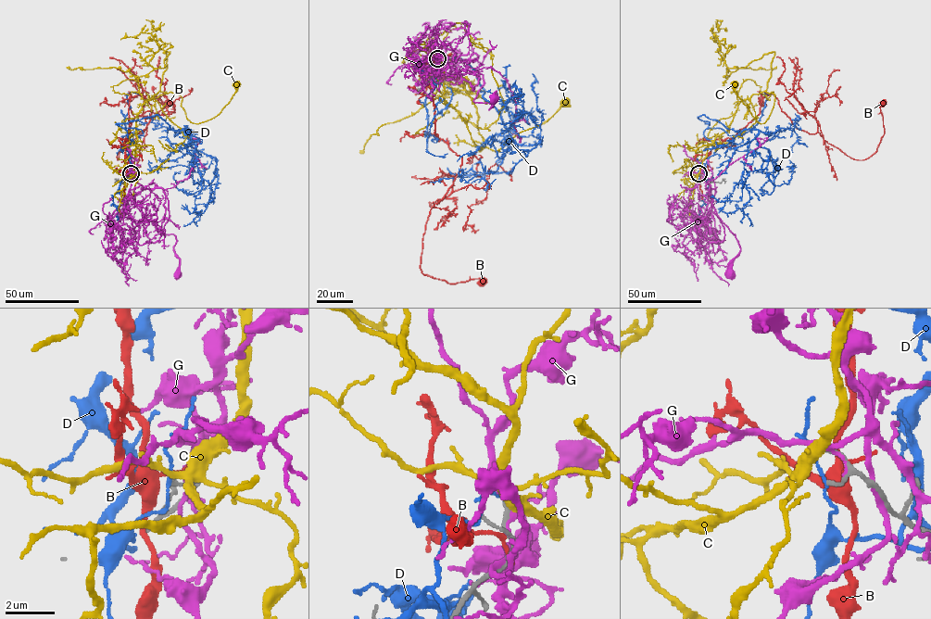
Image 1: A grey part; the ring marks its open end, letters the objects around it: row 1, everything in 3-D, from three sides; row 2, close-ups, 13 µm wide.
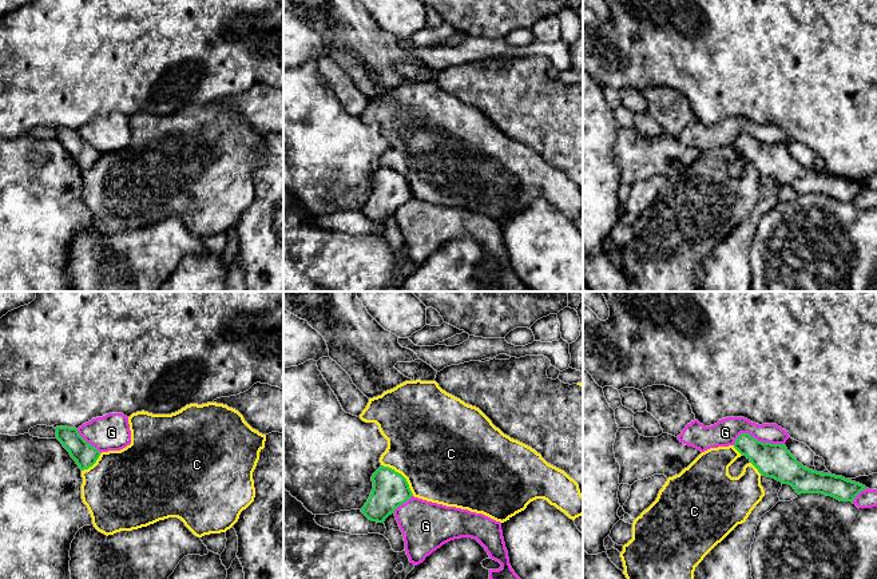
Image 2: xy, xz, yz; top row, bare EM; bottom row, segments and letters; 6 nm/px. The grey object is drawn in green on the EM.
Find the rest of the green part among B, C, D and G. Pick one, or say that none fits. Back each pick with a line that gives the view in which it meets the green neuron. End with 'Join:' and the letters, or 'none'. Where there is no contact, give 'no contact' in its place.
Join: none

